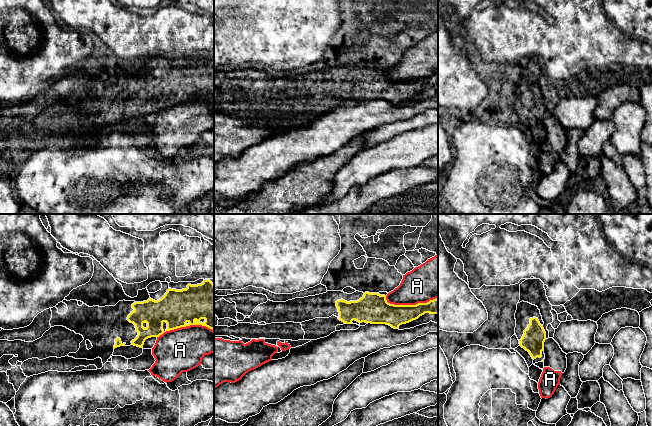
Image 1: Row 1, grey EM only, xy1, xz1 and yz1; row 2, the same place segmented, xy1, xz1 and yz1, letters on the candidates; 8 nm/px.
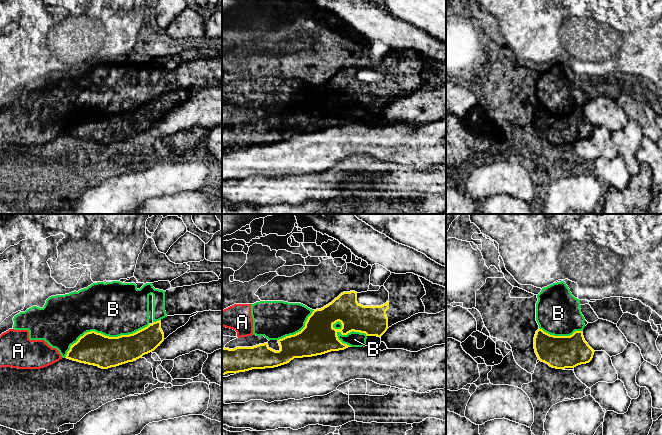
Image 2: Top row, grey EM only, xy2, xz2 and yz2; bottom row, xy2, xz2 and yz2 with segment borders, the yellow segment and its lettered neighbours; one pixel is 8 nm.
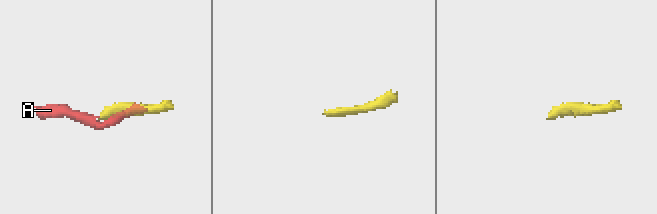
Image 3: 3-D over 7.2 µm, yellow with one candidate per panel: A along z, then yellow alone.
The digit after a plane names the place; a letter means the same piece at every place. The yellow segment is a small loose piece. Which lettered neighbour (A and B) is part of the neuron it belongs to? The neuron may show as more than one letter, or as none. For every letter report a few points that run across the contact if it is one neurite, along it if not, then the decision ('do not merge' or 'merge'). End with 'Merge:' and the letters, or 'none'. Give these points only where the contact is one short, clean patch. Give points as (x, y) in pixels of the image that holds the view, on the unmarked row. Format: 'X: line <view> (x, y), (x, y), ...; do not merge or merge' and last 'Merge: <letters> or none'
A: do not merge
B: do not merge
Merge: none

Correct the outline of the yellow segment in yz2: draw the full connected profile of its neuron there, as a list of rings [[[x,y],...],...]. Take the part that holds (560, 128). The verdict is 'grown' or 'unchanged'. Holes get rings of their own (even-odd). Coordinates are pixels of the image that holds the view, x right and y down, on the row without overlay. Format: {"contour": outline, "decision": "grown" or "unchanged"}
{"contour": [[[540,104],[534,113],[534,125],[541,138],[556,145],[589,139],[595,128],[585,117],[582,107],[570,112],[554,112]]], "decision": "unchanged"}

